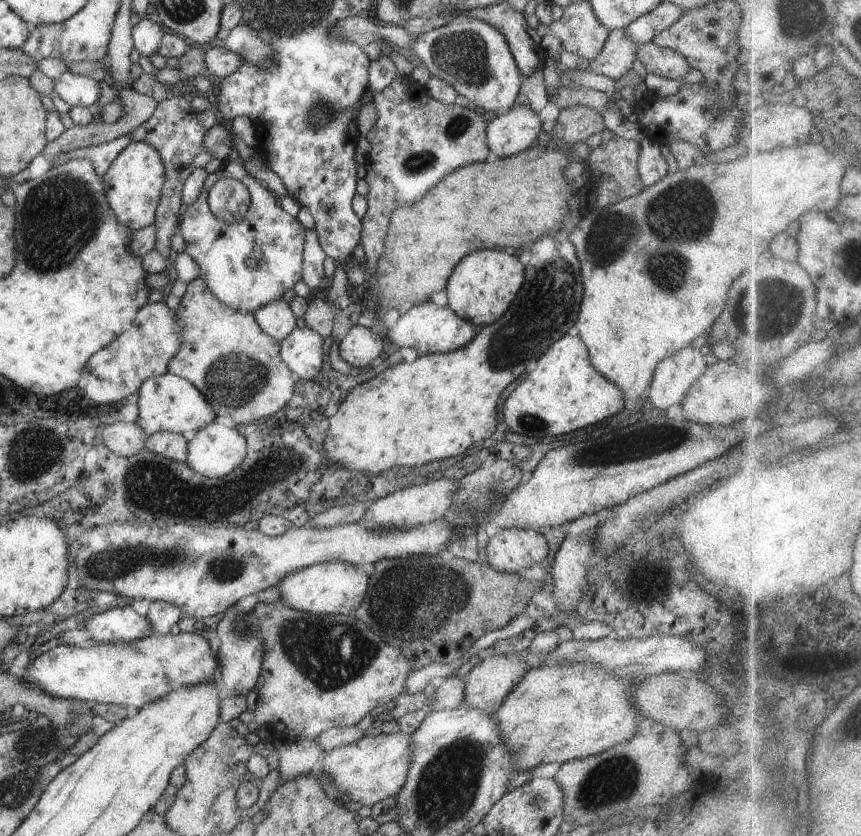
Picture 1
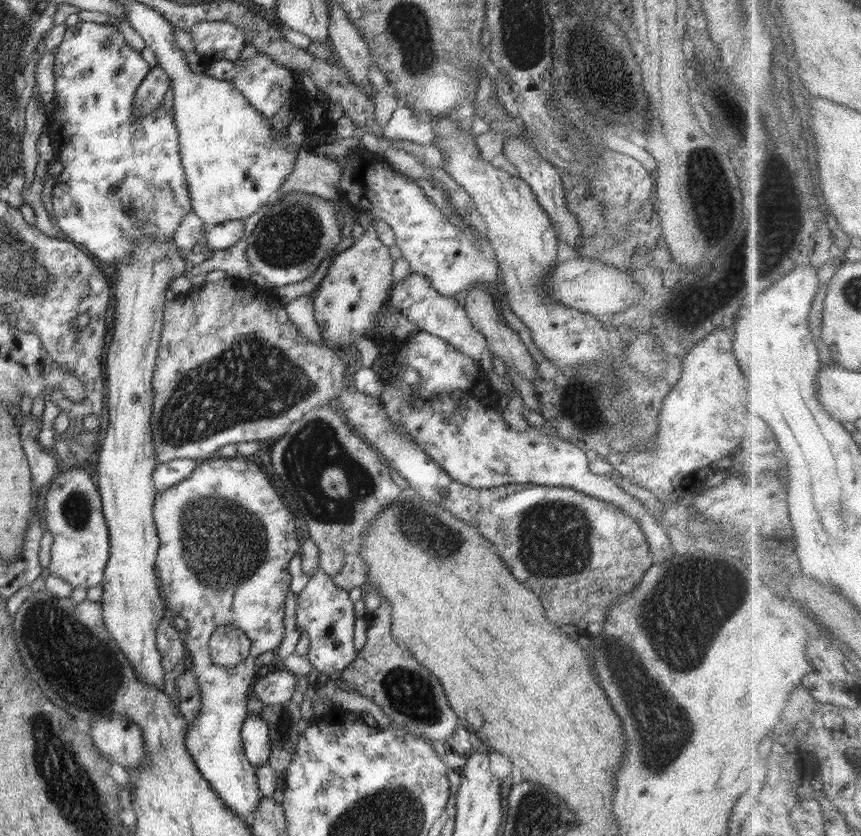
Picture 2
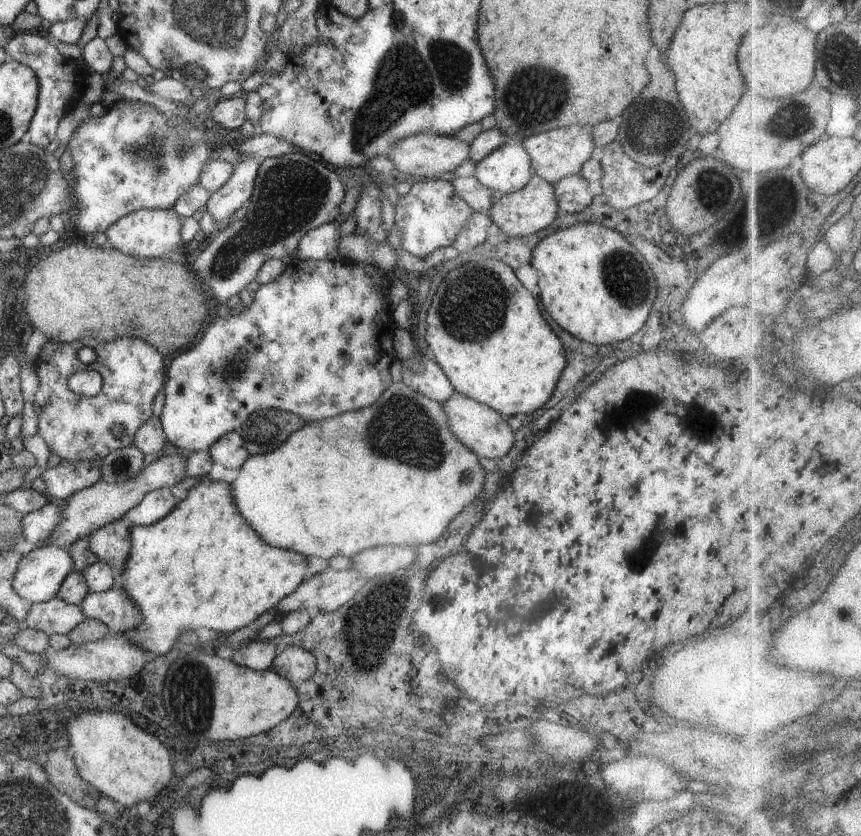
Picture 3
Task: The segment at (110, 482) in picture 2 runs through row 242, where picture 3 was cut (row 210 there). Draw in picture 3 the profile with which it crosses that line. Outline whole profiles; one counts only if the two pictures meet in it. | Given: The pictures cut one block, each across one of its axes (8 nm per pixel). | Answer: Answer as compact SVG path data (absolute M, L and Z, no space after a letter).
M173 208L138 210L121 217L106 230L107 245L135 258L162 258L163 255L177 250L184 244L184 240L182 240L183 220L184 218L176 214Z

